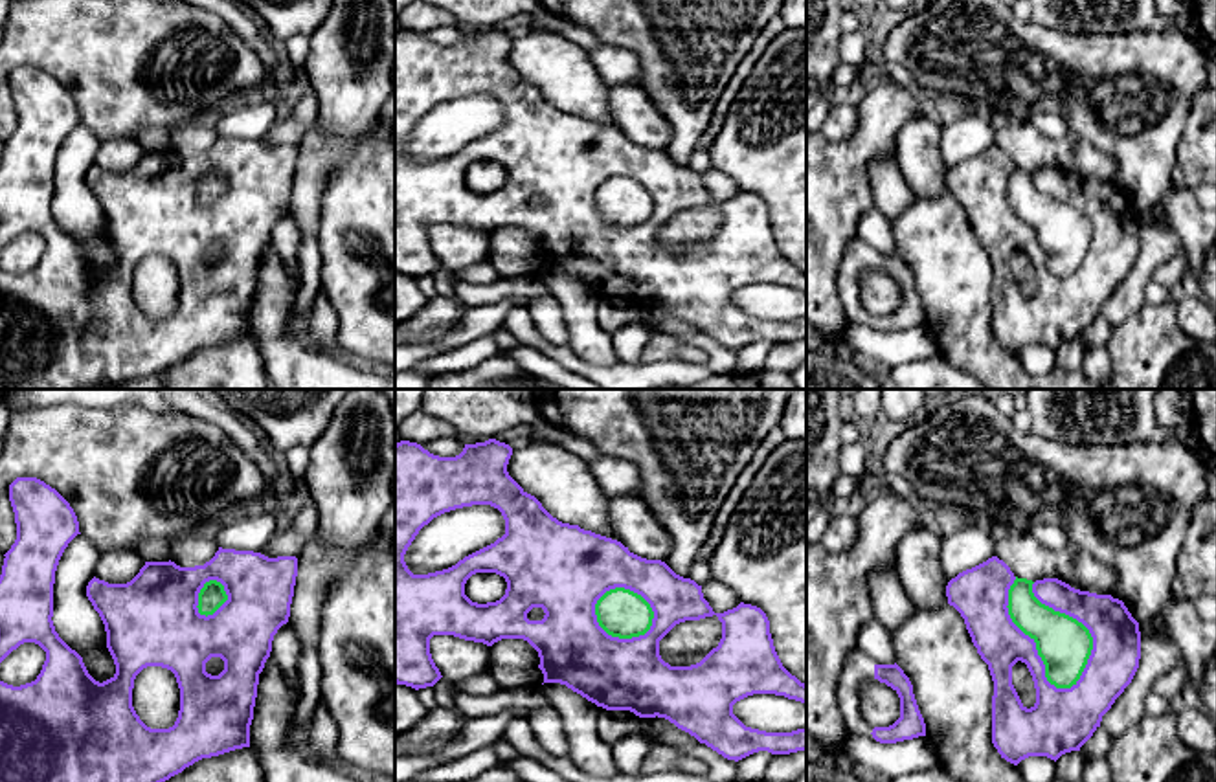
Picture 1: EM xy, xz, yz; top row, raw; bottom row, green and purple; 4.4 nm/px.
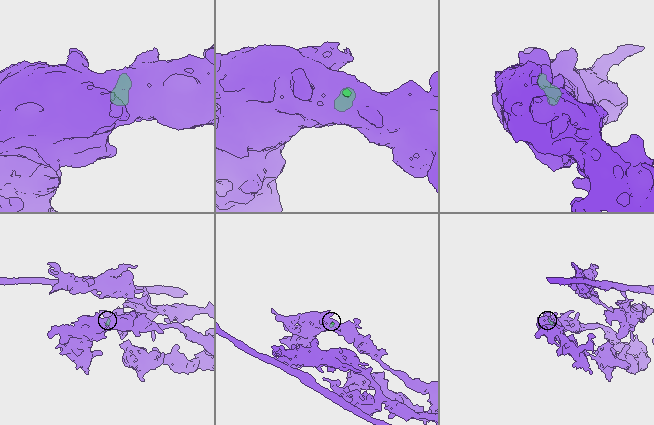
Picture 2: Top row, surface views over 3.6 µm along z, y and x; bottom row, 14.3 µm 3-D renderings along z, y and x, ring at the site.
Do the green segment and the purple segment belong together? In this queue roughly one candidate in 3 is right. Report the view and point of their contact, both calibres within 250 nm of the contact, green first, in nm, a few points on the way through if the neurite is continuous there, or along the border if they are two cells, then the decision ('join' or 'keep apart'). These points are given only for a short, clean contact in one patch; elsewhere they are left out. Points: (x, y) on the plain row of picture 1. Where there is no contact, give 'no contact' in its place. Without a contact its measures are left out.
yz (1031, 226) | 240/200 nm | keep apart

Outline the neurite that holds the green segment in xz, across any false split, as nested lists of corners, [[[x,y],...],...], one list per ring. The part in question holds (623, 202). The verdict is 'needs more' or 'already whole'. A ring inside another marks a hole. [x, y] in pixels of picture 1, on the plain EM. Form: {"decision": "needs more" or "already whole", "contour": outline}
{"decision": "already whole", "contour": [[[625,176],[606,180],[595,193],[595,204],[599,215],[619,228],[645,224],[654,207],[650,193]]]}

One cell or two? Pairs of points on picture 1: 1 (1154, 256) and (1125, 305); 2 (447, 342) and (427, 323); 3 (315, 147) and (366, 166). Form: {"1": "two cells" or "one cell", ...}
{"1": "one cell", "2": "two cells", "3": "two cells"}

